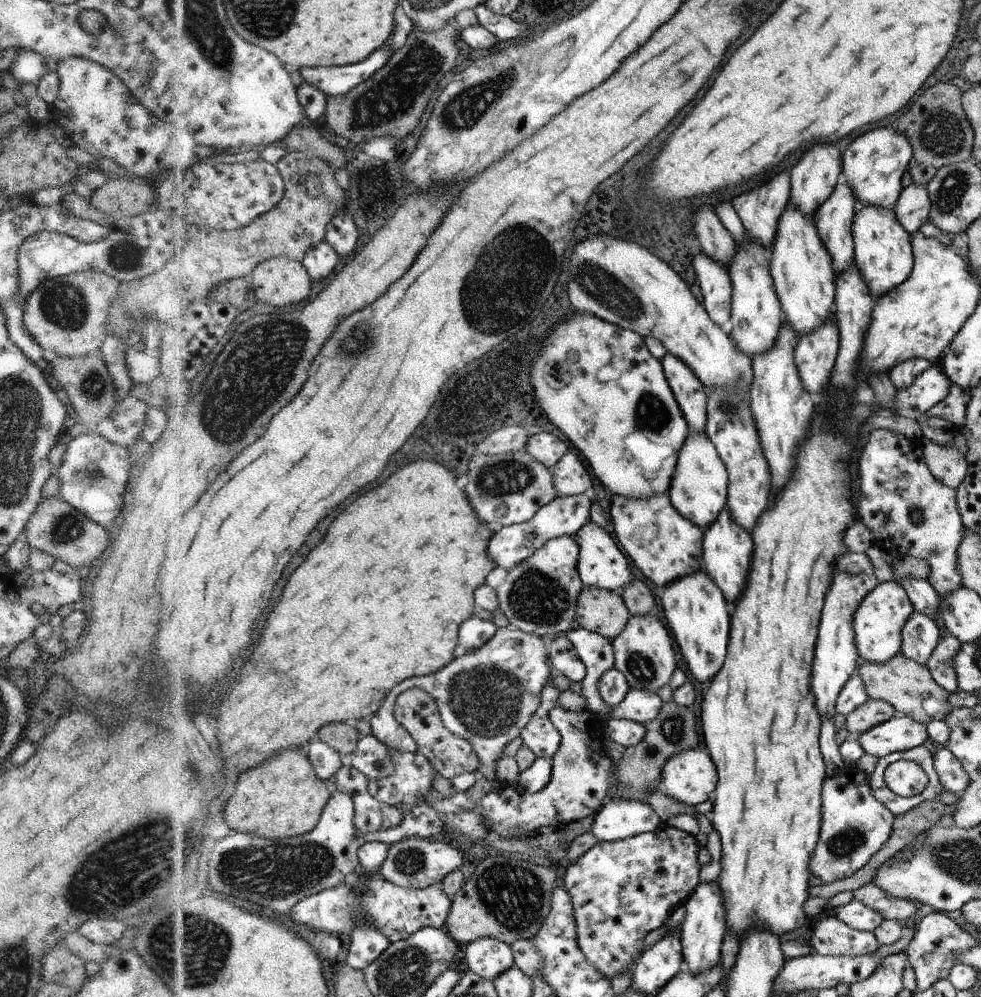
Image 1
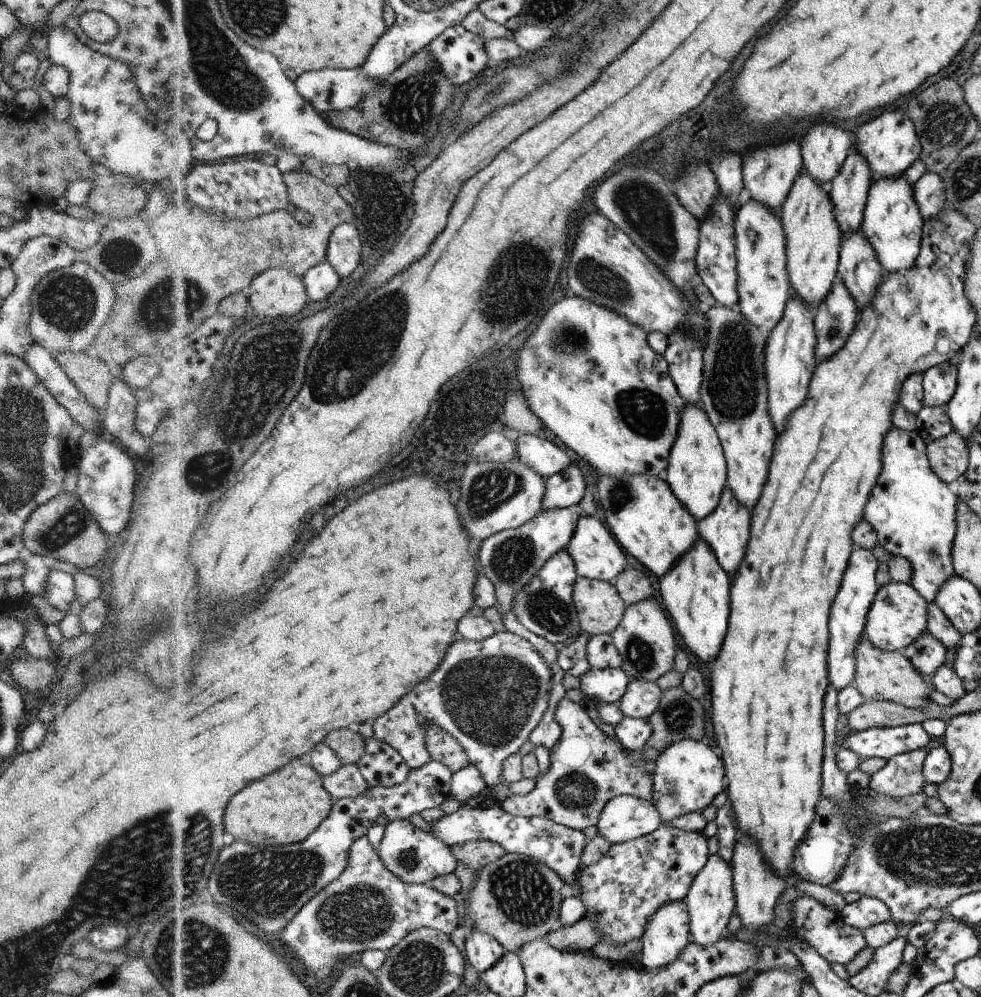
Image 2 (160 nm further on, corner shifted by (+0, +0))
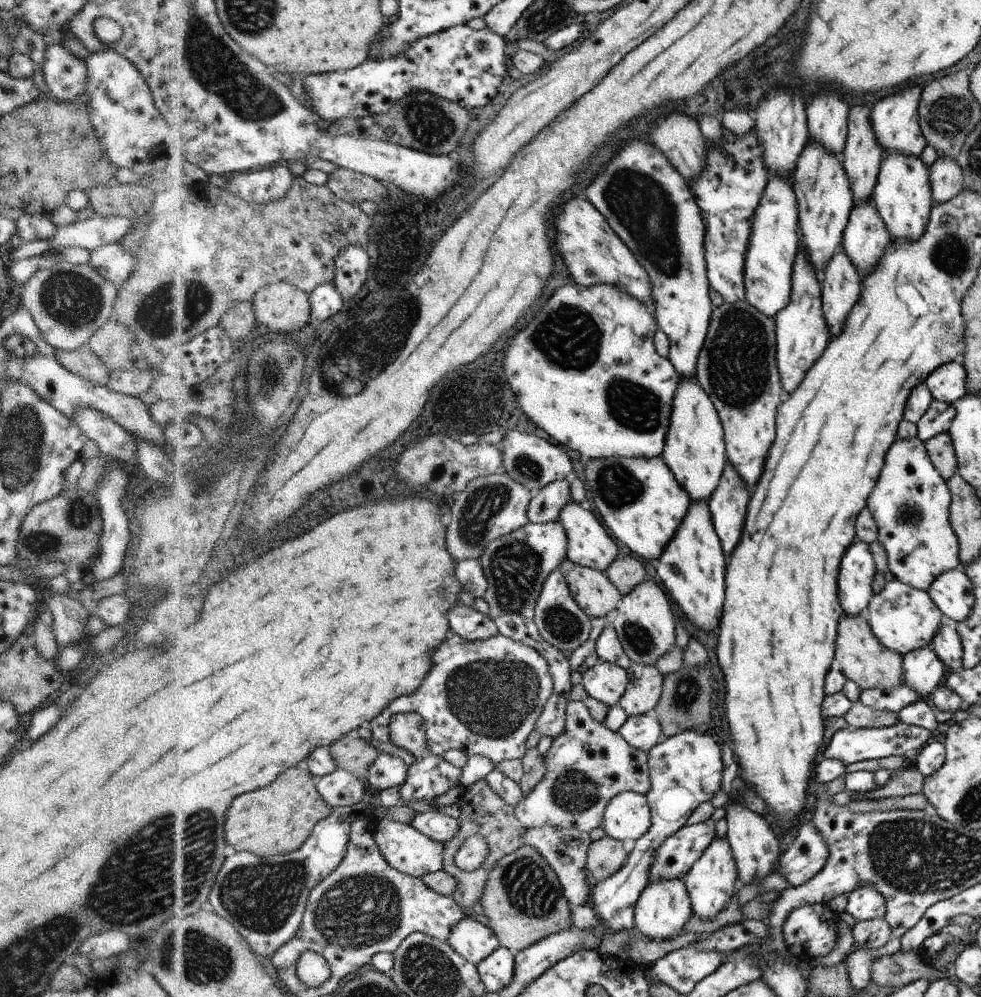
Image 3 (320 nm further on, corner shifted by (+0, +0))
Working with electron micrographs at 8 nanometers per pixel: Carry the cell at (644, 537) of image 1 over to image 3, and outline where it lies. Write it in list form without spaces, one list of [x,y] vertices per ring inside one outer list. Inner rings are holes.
[[[661,456],[591,459],[585,461],[584,474],[590,497],[614,538],[634,554],[657,560],[672,540],[691,501],[689,491],[678,482],[665,459]]]

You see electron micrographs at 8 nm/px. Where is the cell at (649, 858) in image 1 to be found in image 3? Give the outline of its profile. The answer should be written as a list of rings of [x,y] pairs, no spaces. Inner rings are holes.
[[[711,817],[703,823],[684,825],[657,848],[649,880],[654,882],[676,877],[684,878],[700,860],[714,838],[716,838],[716,823]]]

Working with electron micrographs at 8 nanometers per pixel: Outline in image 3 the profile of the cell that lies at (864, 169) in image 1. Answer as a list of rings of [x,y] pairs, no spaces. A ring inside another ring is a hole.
[[[910,86],[900,92],[890,94],[882,100],[878,100],[872,109],[873,129],[876,131],[877,141],[884,150],[884,154],[894,149],[905,155],[920,157],[924,147],[927,145],[926,139],[921,129],[921,102],[920,86]]]

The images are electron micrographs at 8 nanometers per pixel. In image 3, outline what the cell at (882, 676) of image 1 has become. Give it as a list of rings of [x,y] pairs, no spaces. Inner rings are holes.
[[[865,613],[857,615],[843,614],[838,626],[836,640],[836,658],[840,664],[840,671],[851,681],[857,682],[862,690],[893,689],[904,685],[903,666],[904,656],[890,650],[881,643],[870,628]]]

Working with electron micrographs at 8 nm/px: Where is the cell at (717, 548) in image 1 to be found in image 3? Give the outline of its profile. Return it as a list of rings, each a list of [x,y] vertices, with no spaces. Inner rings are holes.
[[[727,462],[717,490],[708,500],[713,525],[721,535],[721,545],[726,546],[726,554],[730,554],[740,540],[748,506],[748,488],[740,476],[736,467]]]

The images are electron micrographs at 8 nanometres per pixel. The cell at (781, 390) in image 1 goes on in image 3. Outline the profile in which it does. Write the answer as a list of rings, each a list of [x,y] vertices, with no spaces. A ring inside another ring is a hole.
[[[799,247],[796,264],[793,266],[791,301],[773,318],[774,322],[778,322],[777,367],[778,370],[782,370],[781,382],[790,392],[800,386],[802,378],[812,368],[816,358],[822,356],[822,352],[830,340],[820,282],[821,279],[813,267],[809,254]]]

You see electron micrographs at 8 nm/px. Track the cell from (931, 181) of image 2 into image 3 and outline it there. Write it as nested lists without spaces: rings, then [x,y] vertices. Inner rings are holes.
[[[938,157],[929,166],[929,177],[935,204],[946,202],[964,190],[961,166],[952,157]]]

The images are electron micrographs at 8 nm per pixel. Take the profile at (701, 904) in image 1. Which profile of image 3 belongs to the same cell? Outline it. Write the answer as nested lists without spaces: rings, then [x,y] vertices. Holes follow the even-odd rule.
[[[716,837],[709,848],[683,878],[692,899],[693,912],[700,918],[714,918],[727,906],[736,888],[736,858],[732,858],[732,847],[727,837]]]

